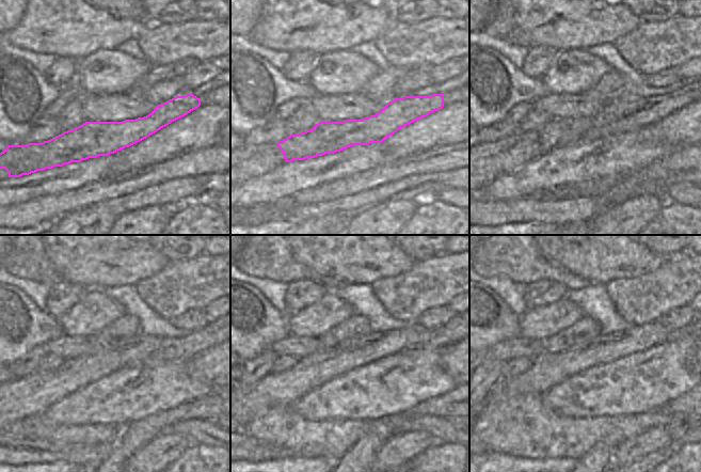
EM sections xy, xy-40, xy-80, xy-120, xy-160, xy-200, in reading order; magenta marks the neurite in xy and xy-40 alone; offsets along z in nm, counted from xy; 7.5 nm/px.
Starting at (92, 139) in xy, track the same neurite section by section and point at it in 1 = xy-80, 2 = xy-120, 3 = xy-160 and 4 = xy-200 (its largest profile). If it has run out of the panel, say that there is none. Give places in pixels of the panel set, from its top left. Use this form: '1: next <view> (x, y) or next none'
1: next xy-80 (624, 113)
2: next xy-120 (170, 349)
3: next xy-160 (446, 335)
4: next xy-200 (686, 330)

